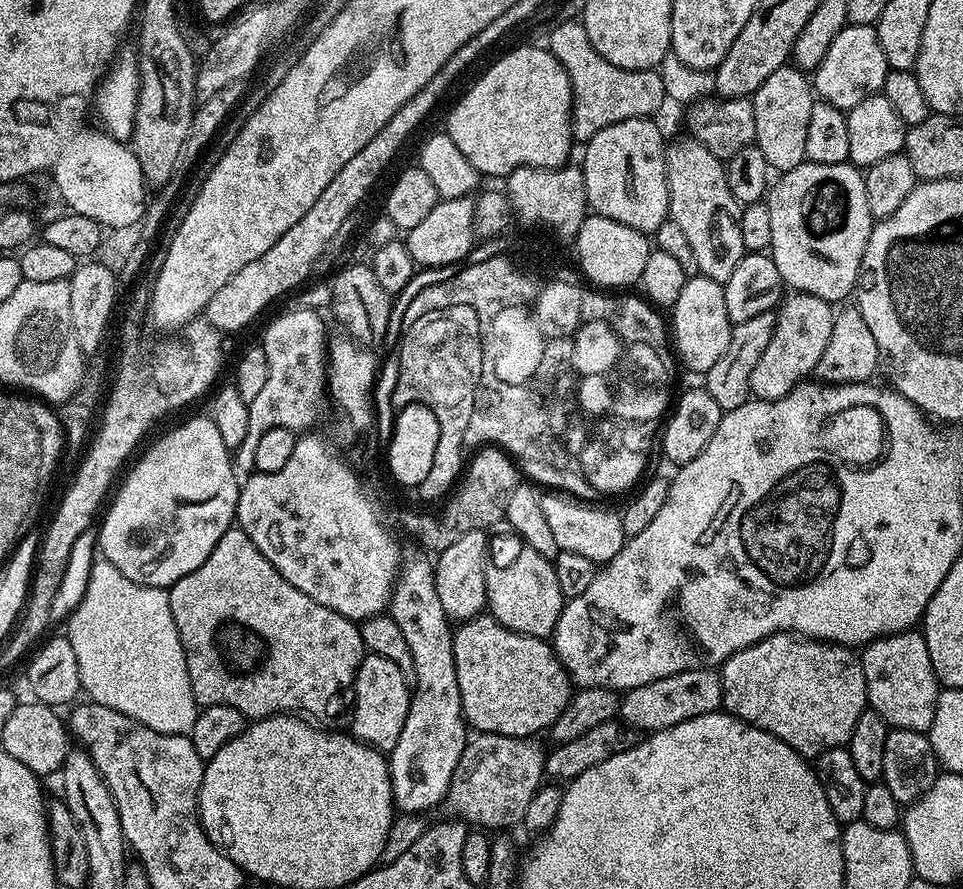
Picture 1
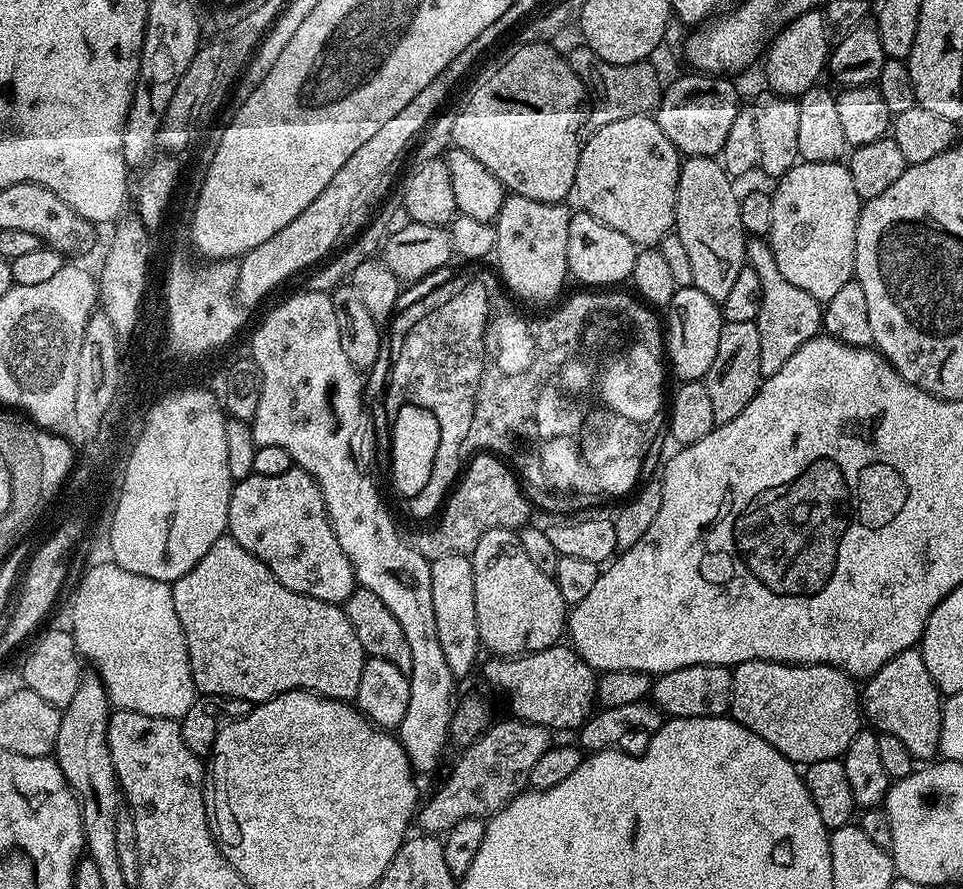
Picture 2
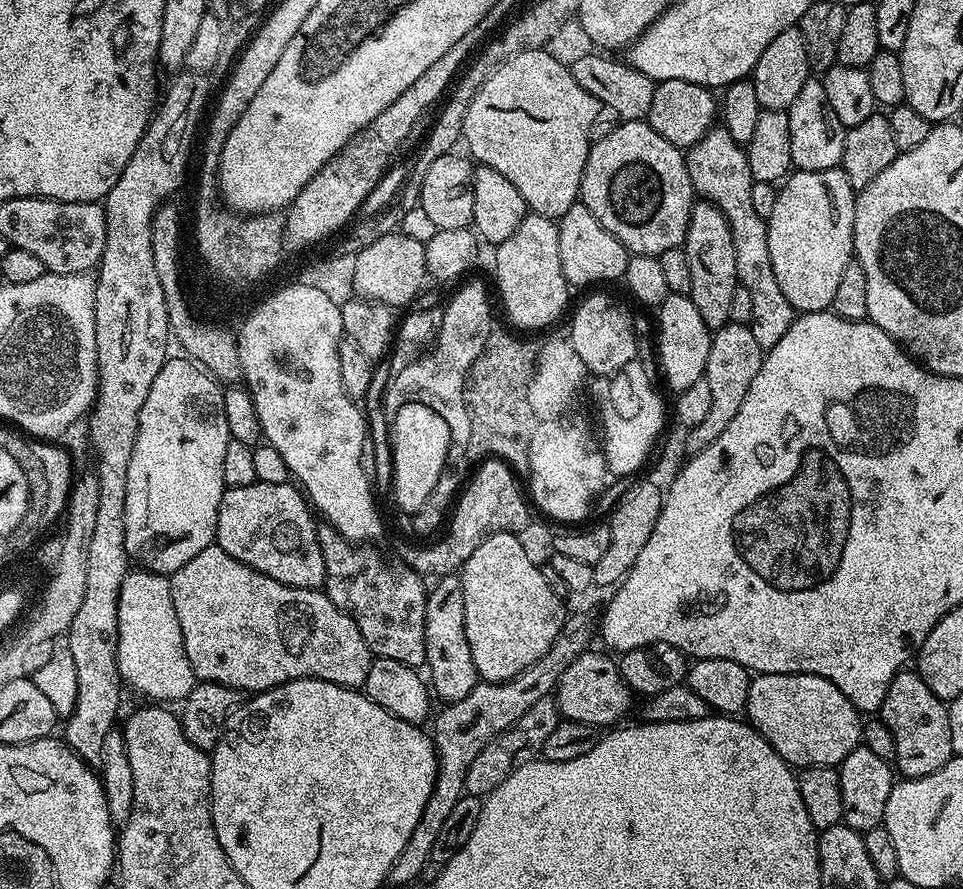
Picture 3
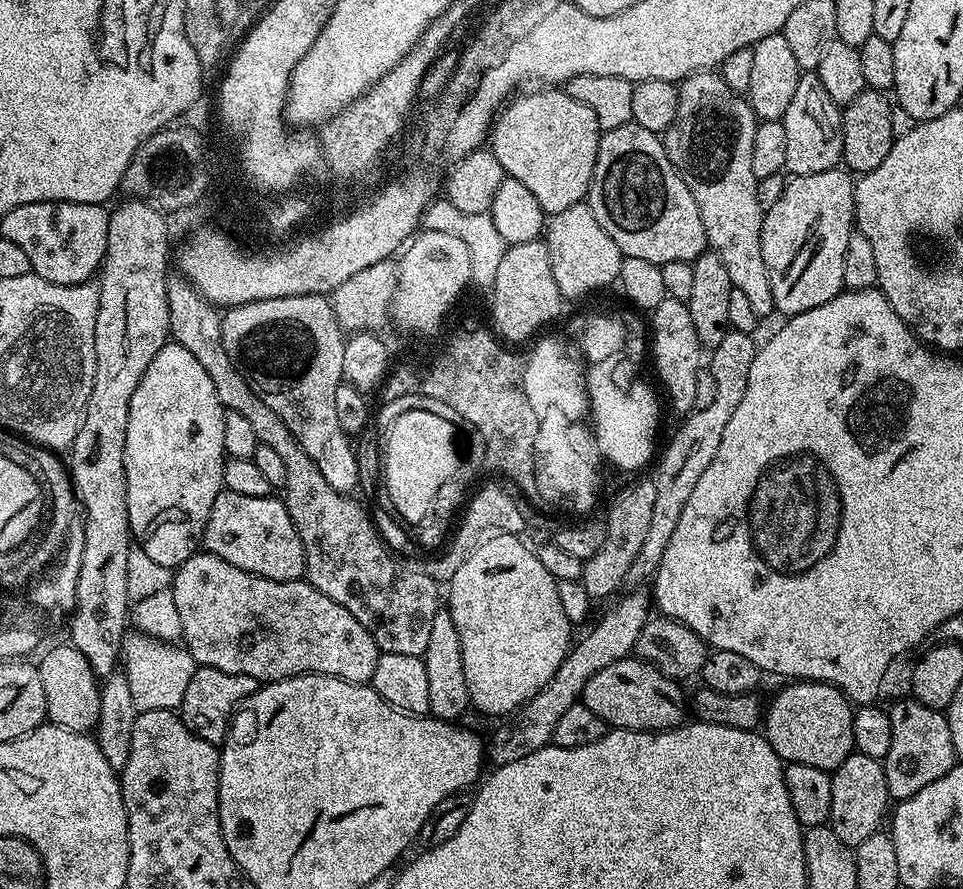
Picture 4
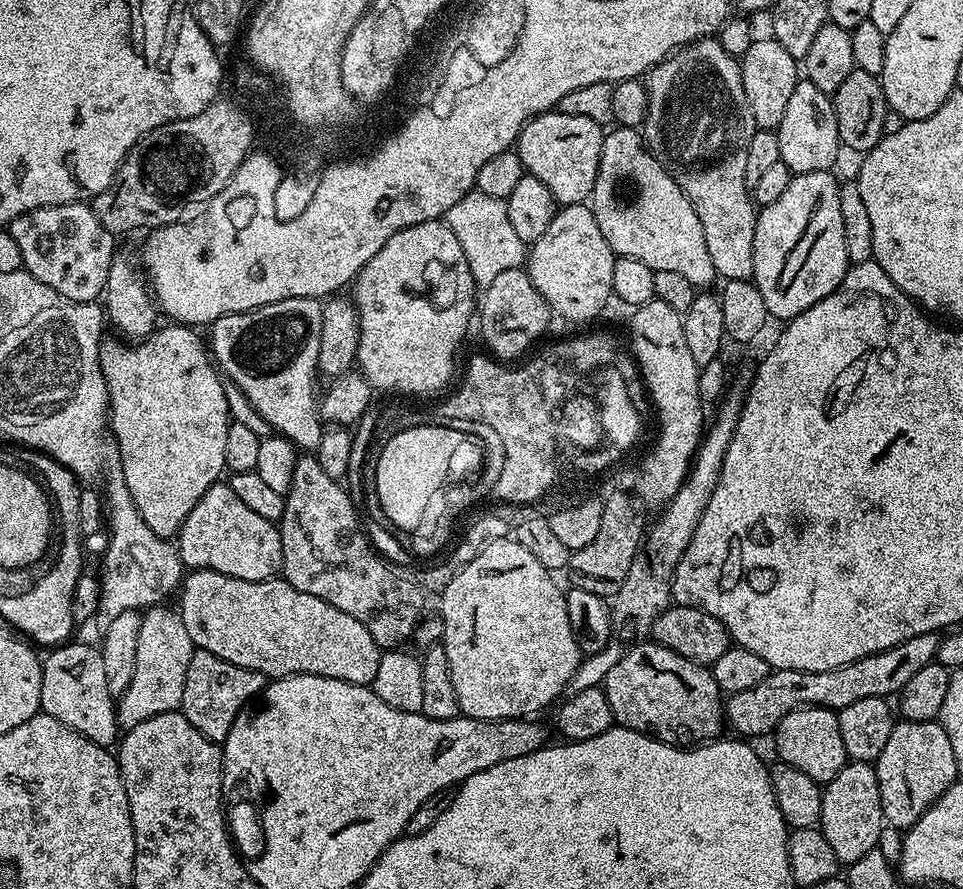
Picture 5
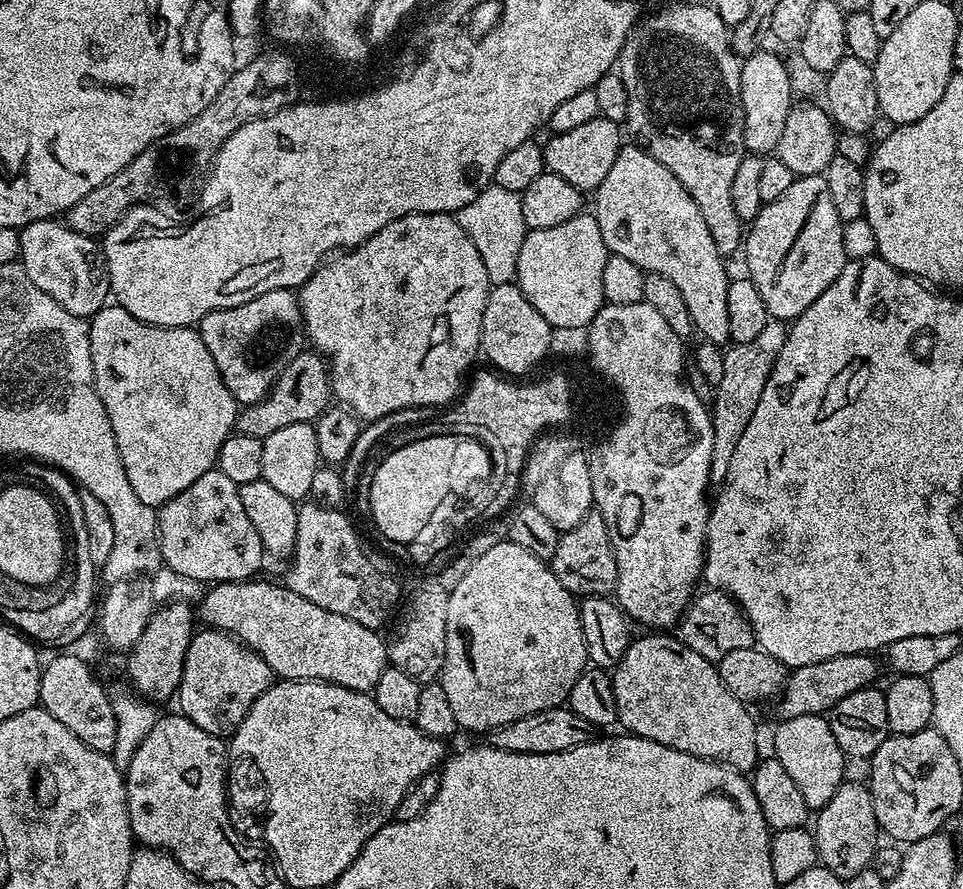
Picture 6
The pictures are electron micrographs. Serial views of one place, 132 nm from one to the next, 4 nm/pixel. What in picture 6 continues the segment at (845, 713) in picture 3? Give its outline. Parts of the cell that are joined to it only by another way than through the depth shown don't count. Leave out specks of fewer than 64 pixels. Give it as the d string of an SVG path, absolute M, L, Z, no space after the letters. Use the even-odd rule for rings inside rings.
M802 714L802 718L790 718L779 721L775 725L776 733L772 736L771 755L790 774L790 779L798 785L803 800L809 810L818 810L838 794L841 784L845 783L844 751L838 746L838 738L834 738L834 730L830 730L827 715L815 716Z

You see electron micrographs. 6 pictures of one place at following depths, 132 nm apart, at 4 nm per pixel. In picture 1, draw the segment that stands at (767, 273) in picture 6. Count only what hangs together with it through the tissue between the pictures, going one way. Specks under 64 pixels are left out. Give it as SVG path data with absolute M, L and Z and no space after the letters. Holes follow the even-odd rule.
M805 162L799 164L794 170L783 173L779 177L780 181L773 183L766 193L766 203L770 210L770 238L772 239L772 246L770 255L774 266L778 266L778 274L782 274L785 285L789 289L805 292L811 296L817 296L829 302L837 302L836 300L844 300L853 295L856 287L856 280L860 277L860 267L862 266L862 258L866 254L866 242L872 233L872 225L874 218L870 214L870 202L866 202L866 186L864 185L864 172L857 168L851 162L842 164L814 164Z

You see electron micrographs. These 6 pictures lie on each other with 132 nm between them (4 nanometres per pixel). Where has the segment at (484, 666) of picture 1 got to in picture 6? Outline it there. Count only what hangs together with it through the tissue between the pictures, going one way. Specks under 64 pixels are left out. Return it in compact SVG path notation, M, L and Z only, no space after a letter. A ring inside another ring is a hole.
M644 634L648 636L637 635L633 639L632 645L626 650L626 654L622 658L622 662L618 662L618 666L611 673L612 685L614 686L614 694L616 695L616 718L625 733L633 736L641 736L650 742L658 742L662 746L670 746L674 750L682 750L691 756L697 756L703 760L713 760L716 764L722 764L745 774L751 773L752 769L758 763L758 755L756 756L756 720L751 716L749 705L744 701L734 698L734 694L730 694L730 690L726 690L726 686L720 677L720 669L713 661L702 658L702 654L694 654L694 650L690 650L679 639L672 634Z

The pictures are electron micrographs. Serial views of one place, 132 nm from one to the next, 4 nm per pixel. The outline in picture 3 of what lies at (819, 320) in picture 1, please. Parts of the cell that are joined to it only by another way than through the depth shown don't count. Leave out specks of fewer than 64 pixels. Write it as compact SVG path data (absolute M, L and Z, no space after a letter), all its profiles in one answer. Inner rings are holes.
M714 126L693 148L687 149L686 163L695 195L715 206L729 224L739 287L750 294L750 303L754 306L750 325L752 333L761 350L773 348L782 339L782 334L790 330L798 313L790 306L790 302L786 302L786 294L782 294L778 278L774 278L774 266L770 266L768 221L758 215L750 203L750 190L754 181L747 151L722 126Z

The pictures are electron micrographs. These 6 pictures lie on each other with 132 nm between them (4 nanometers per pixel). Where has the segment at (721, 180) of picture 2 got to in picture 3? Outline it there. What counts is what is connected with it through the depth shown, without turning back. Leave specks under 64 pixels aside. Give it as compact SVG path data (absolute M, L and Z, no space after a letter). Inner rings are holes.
M697 201L691 210L682 246L690 260L691 301L710 330L721 328L730 322L731 299L739 285L733 236L725 216L708 201Z

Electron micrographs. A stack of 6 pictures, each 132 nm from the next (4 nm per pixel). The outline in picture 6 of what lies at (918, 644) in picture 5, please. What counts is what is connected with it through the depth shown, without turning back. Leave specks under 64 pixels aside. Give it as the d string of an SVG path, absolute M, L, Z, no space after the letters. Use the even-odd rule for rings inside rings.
M838 654L834 658L826 658L826 662L810 662L810 666L798 666L788 673L788 681L784 683L784 691L775 701L777 721L790 718L802 718L802 714L822 716L831 712L842 698L854 694L854 690L873 687L880 676L880 668L876 665L877 657L872 654Z

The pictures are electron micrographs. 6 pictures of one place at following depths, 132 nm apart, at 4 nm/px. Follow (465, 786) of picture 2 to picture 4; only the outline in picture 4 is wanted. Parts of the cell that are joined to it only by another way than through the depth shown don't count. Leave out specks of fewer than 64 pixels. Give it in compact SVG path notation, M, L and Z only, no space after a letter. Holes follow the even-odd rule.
M644 586L626 592L615 601L616 609L606 613L581 638L580 644L578 640L569 647L568 656L562 666L558 666L554 678L550 678L550 682L546 682L546 686L542 686L542 690L538 690L534 698L527 700L514 718L505 719L501 723L505 724L493 734L492 744L490 740L490 760L491 763L493 760L493 765L509 764L518 758L526 758L526 754L534 754L534 750L549 747L552 744L554 726L558 726L562 714L566 714L566 710L570 710L570 706L577 704L583 697L586 682L590 682L590 678L594 678L598 670L610 666L610 662L626 660L633 655L638 634L642 634L642 626L650 619L651 612L648 611L653 611L654 601L649 589Z

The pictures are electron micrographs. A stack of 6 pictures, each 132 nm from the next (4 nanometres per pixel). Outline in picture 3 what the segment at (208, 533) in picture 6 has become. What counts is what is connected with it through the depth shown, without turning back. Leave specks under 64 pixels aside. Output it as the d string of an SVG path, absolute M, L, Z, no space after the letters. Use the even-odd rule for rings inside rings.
M257 482L250 486L237 488L225 487L222 502L218 506L215 544L230 558L295 588L323 589L326 578L326 562L322 562L322 546L318 542L318 527L313 509L303 491L295 483L279 484L278 482Z

